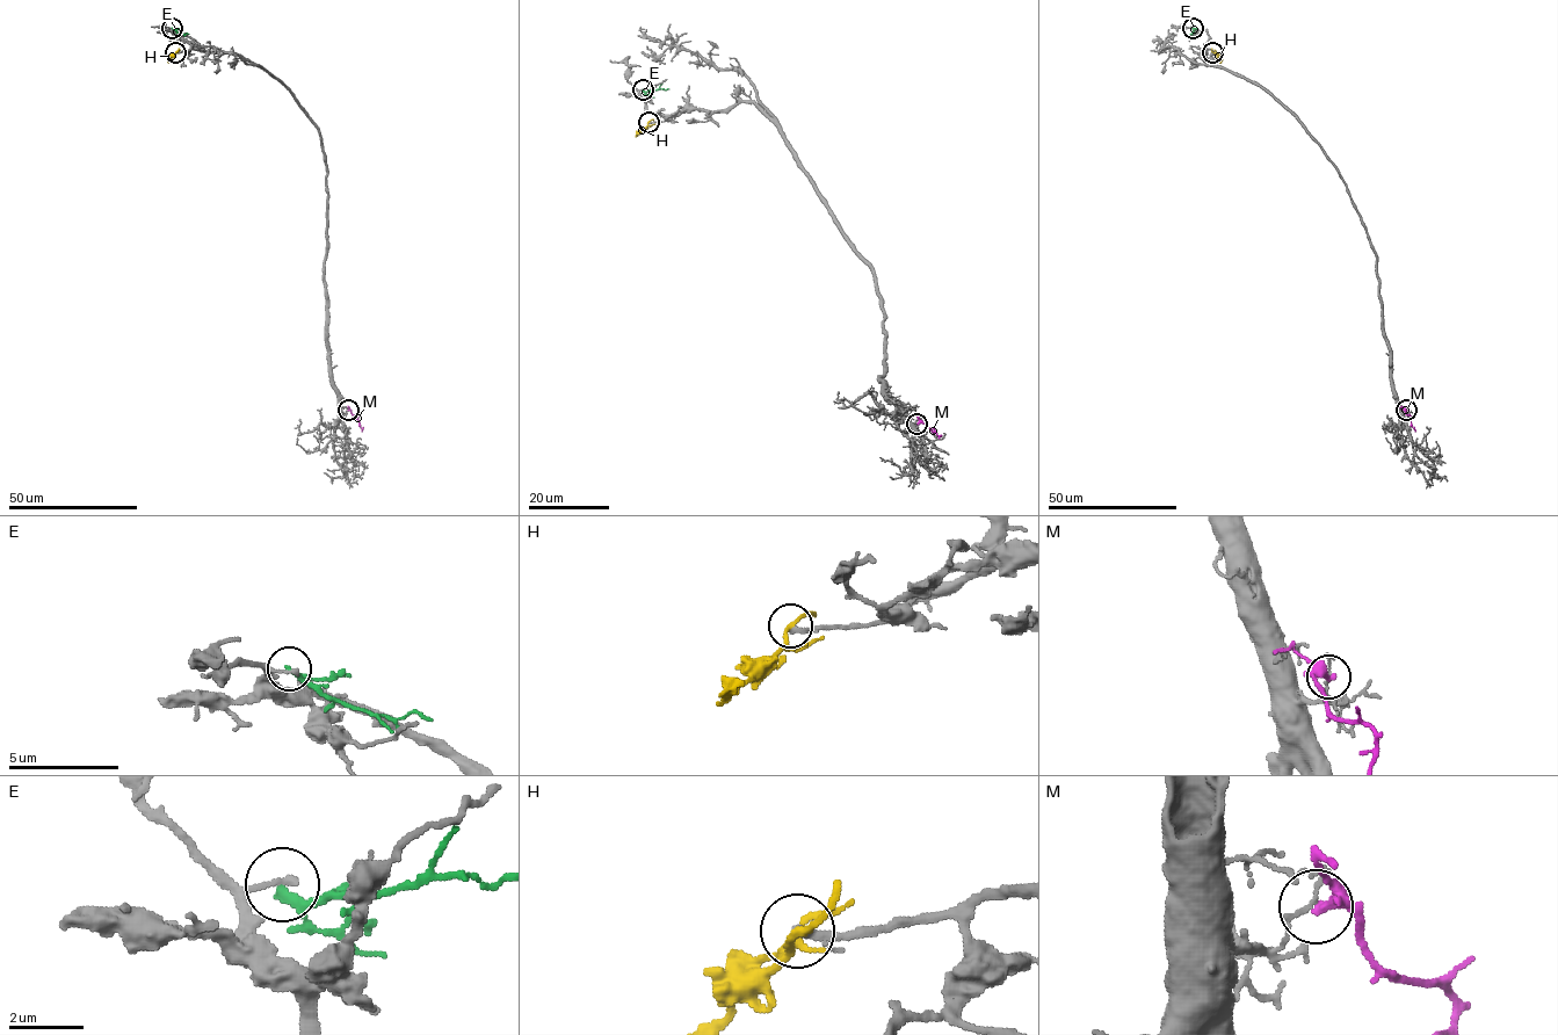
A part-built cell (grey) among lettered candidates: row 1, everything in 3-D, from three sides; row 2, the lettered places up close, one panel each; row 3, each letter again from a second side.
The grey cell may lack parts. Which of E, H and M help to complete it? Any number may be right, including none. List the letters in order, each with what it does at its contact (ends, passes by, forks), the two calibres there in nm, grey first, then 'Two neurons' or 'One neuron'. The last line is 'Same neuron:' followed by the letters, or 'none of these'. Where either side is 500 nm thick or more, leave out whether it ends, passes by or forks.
E: It passes by. Thickness 200 nm (grey) against 190 nm. Two neurons
H: It passes by. Thickness 260 nm (grey) against 170 nm. Two neurons
M: It passes by. Thickness 160 nm (grey) against 240 nm. Two neurons
Same neuron: none of these

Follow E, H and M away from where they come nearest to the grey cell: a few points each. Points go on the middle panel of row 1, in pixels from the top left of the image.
E: (643, 89), (669, 88)
H: (649, 121), (636, 135)
M: (917, 424), (922, 421), (939, 438)

